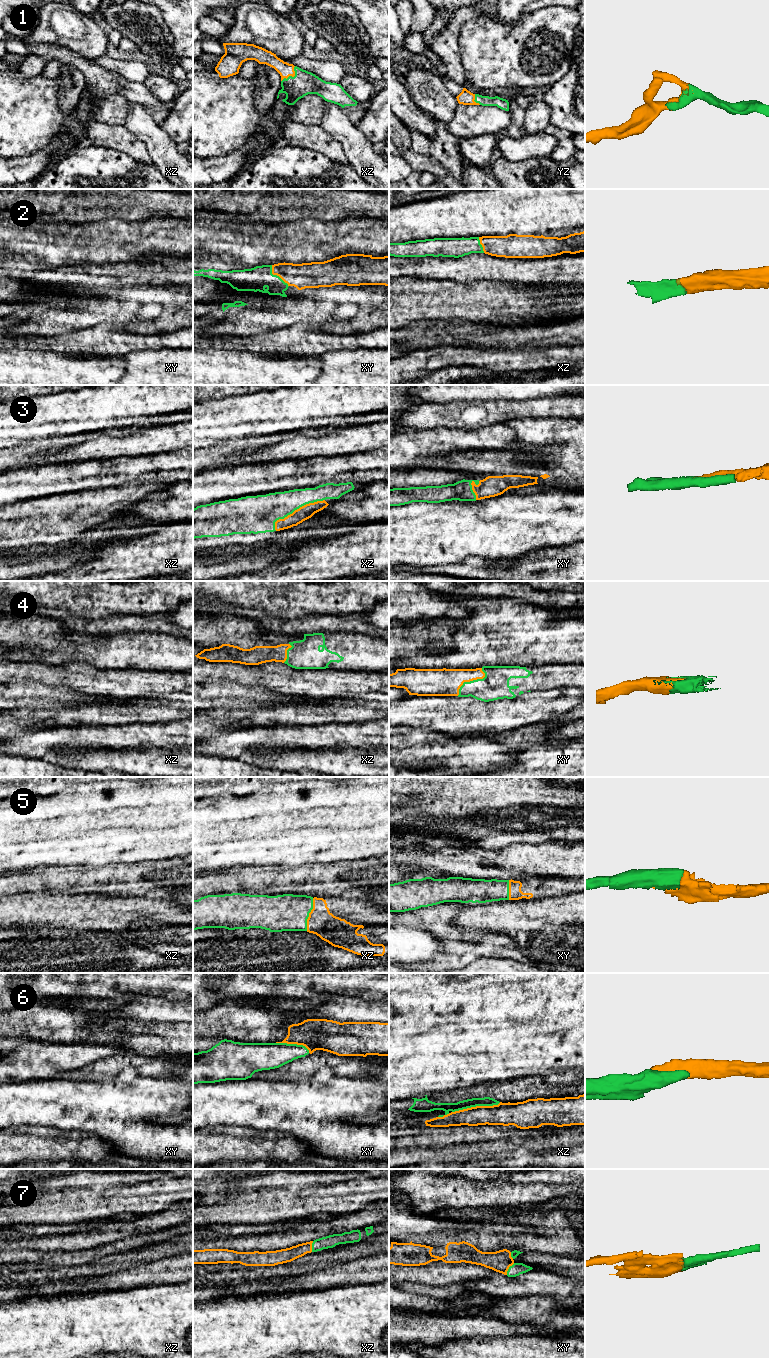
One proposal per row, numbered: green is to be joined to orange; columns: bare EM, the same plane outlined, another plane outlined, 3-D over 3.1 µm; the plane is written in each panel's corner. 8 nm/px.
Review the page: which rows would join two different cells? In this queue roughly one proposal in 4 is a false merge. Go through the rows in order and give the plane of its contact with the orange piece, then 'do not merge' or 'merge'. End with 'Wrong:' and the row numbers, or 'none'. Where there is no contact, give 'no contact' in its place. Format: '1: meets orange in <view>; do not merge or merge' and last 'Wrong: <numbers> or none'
1: meets orange in xz; merge
2: meets orange in xy; merge
3: meets orange in xz; merge
4: meets orange in xy; merge
5: meets orange in xz; merge
6: meets orange in xz; merge
7: meets orange in xy; merge
Wrong: none

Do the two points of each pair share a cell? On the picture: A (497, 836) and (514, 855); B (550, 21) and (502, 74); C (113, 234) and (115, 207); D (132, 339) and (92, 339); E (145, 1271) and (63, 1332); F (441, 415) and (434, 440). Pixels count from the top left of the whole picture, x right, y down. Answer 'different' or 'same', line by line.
A: different
B: same
C: different
D: same
E: different
F: different

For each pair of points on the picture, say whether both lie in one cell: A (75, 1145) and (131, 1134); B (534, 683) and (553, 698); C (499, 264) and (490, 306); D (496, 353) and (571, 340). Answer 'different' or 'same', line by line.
A: different
B: different
C: different
D: different

